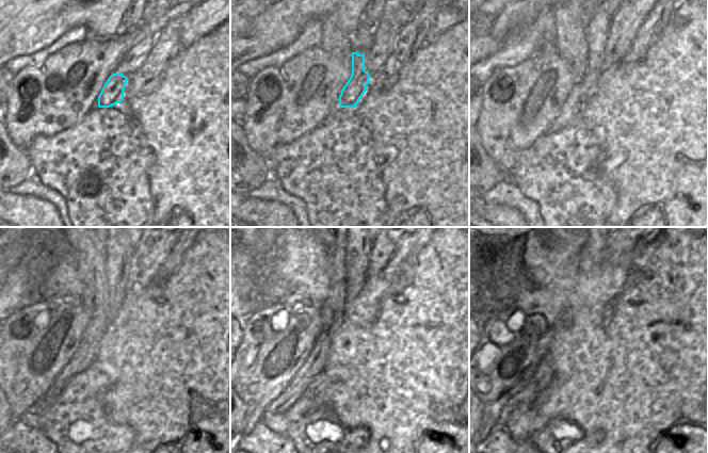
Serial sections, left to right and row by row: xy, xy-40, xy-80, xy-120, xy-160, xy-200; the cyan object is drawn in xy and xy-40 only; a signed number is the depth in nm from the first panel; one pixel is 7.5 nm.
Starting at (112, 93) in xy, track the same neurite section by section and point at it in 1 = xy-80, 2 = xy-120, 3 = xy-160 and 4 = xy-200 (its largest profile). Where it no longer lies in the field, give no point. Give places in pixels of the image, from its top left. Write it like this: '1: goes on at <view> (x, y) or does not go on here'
1: goes on at xy-80 (596, 30)
2: goes on at xy-120 (119, 249)
3: goes on at xy-160 (357, 248)
4: goes on at xy-200 (594, 251)

